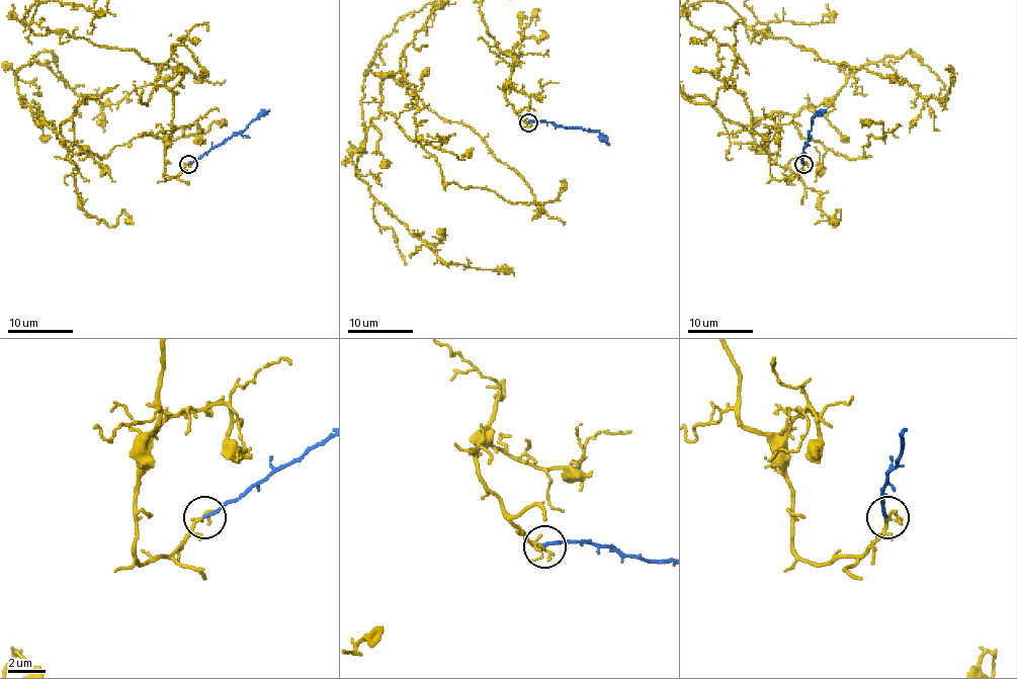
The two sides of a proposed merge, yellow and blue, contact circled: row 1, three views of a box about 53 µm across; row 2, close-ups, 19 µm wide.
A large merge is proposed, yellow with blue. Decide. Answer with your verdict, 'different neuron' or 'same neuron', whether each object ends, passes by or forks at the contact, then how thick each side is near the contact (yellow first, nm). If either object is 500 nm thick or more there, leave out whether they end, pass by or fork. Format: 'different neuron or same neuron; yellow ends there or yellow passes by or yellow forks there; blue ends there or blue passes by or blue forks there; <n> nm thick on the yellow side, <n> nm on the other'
same neuron; yellow ends there; blue ends there; 240 nm thick on the yellow side, 160 nm on the other

